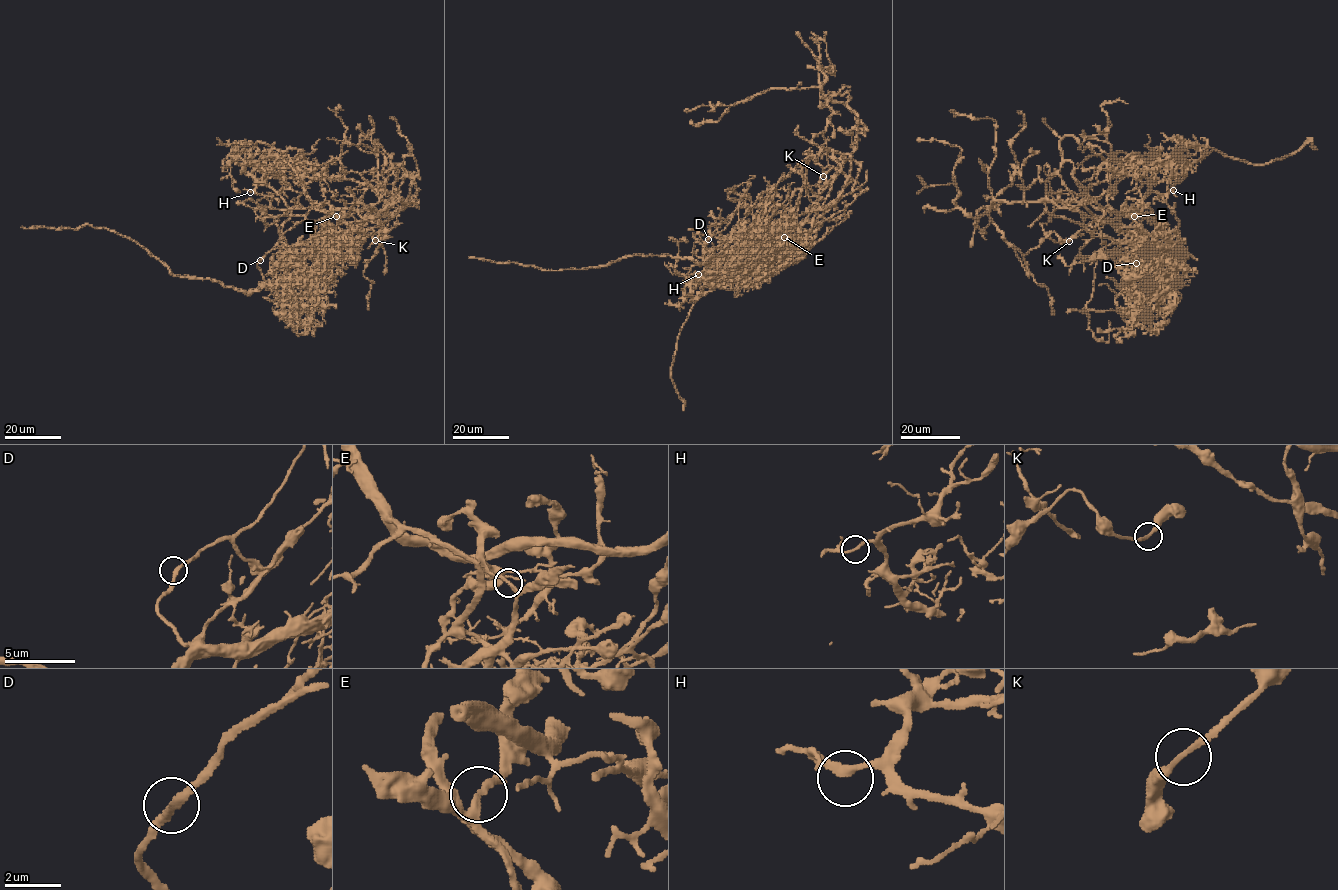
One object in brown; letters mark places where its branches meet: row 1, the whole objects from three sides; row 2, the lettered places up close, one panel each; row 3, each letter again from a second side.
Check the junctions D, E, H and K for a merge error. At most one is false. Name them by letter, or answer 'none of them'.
E

